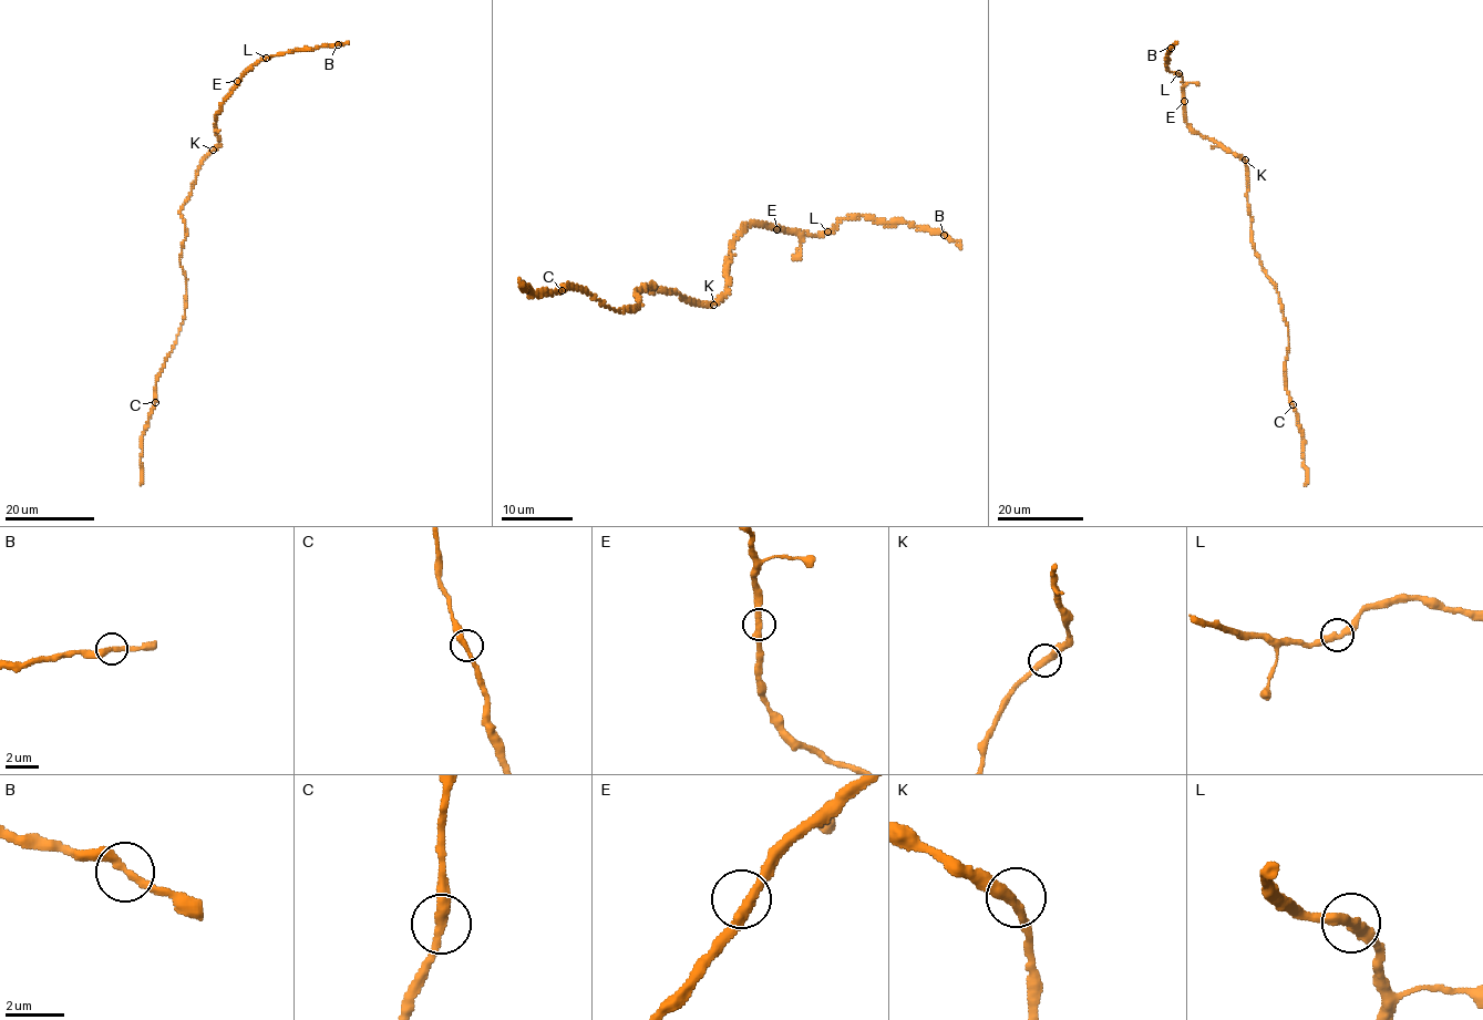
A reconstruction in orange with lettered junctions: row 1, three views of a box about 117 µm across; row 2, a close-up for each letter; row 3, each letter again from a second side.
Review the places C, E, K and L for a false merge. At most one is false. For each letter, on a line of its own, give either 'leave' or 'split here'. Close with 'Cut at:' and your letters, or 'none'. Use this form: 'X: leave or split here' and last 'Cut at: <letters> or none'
C: leave
E: leave
K: leave
L: leave
Cut at: none

